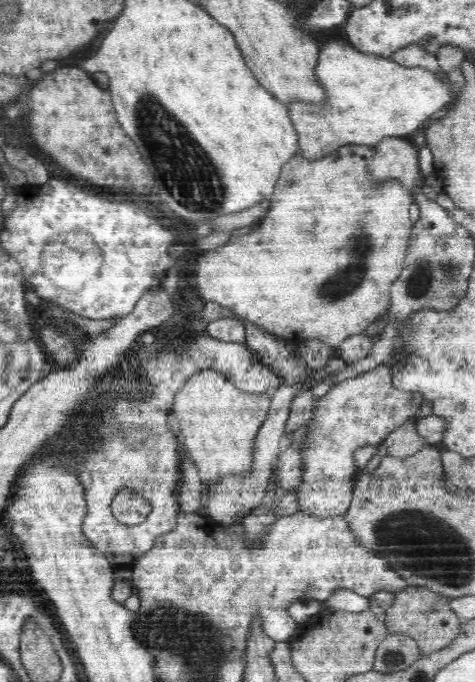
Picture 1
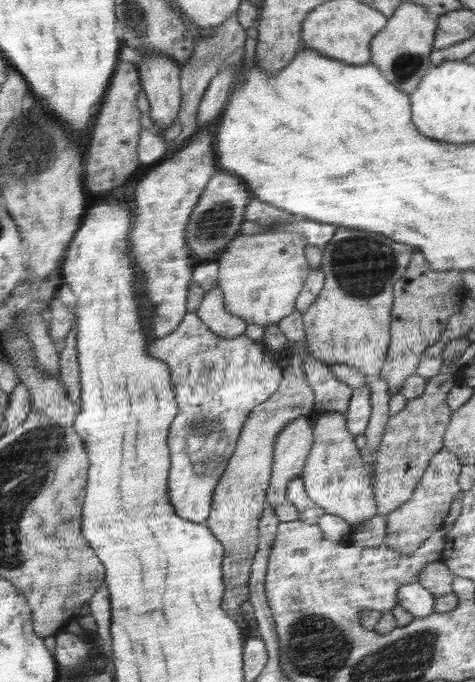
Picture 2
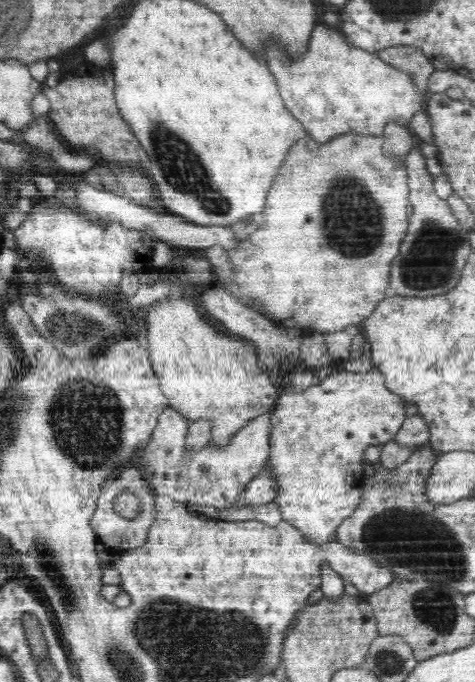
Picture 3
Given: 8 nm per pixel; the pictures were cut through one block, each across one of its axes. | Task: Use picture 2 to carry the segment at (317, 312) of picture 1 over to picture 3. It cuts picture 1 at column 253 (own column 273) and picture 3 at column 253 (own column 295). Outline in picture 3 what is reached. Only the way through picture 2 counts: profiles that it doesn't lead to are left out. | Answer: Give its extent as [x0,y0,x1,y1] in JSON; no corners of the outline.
[214,134,409,334]

